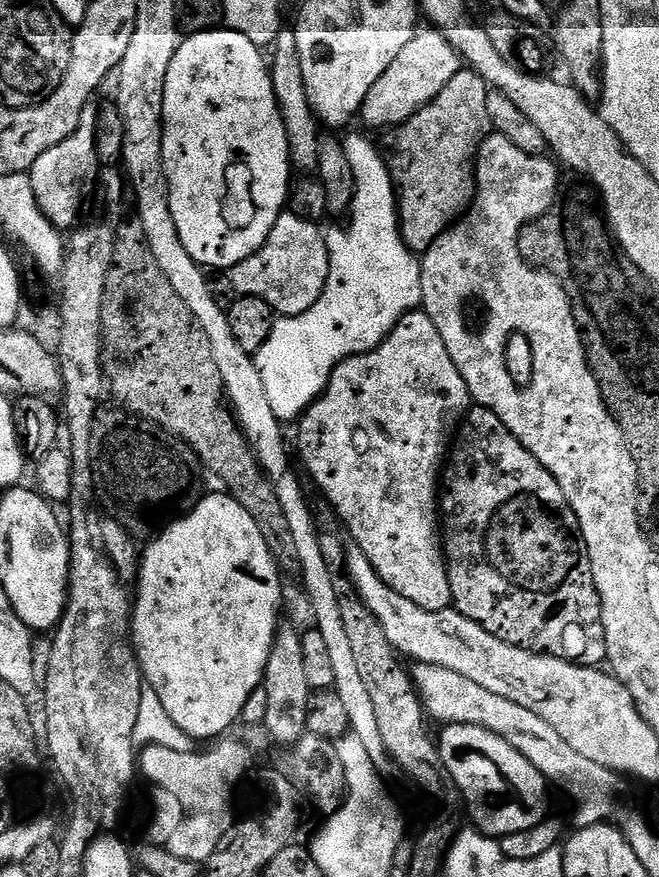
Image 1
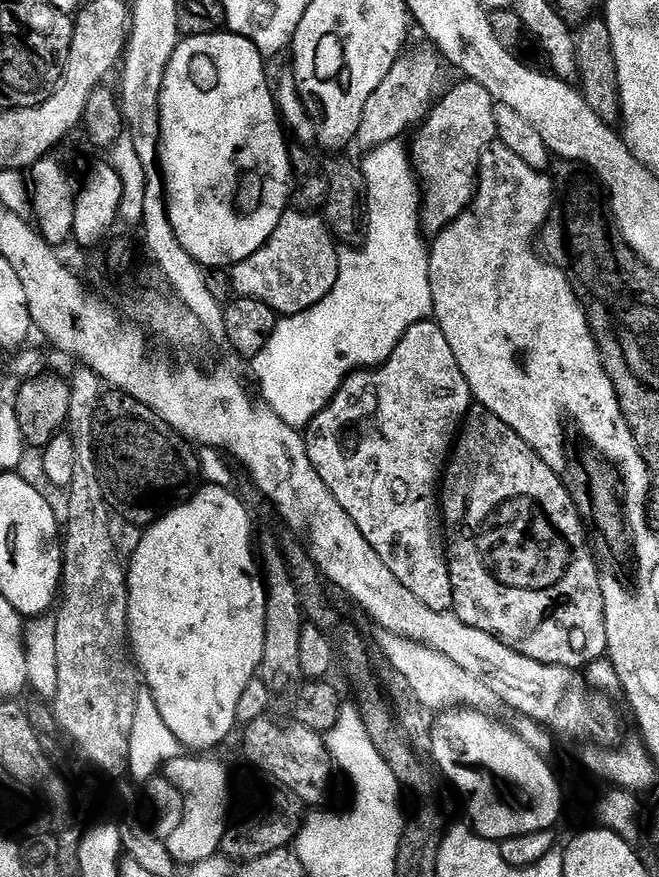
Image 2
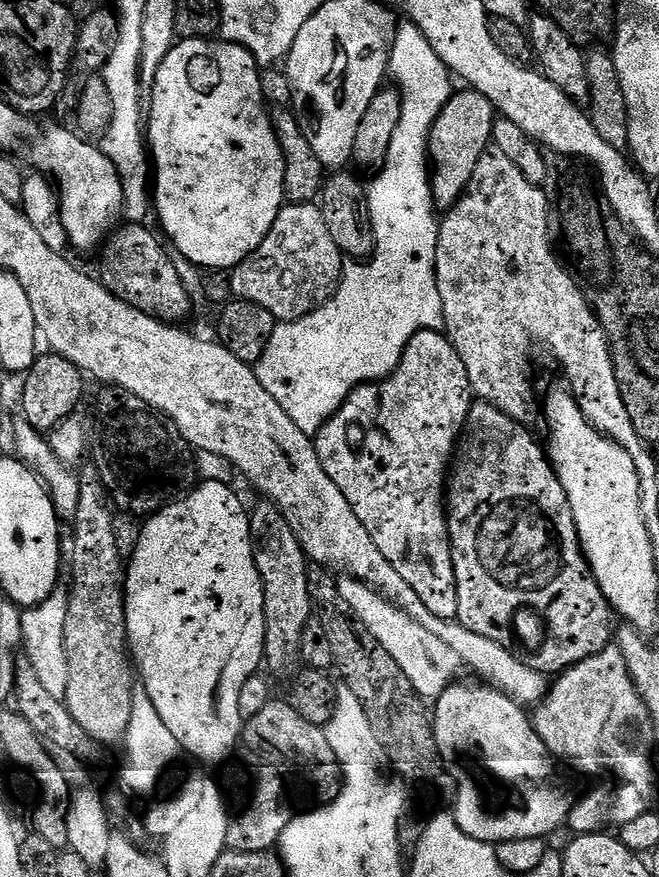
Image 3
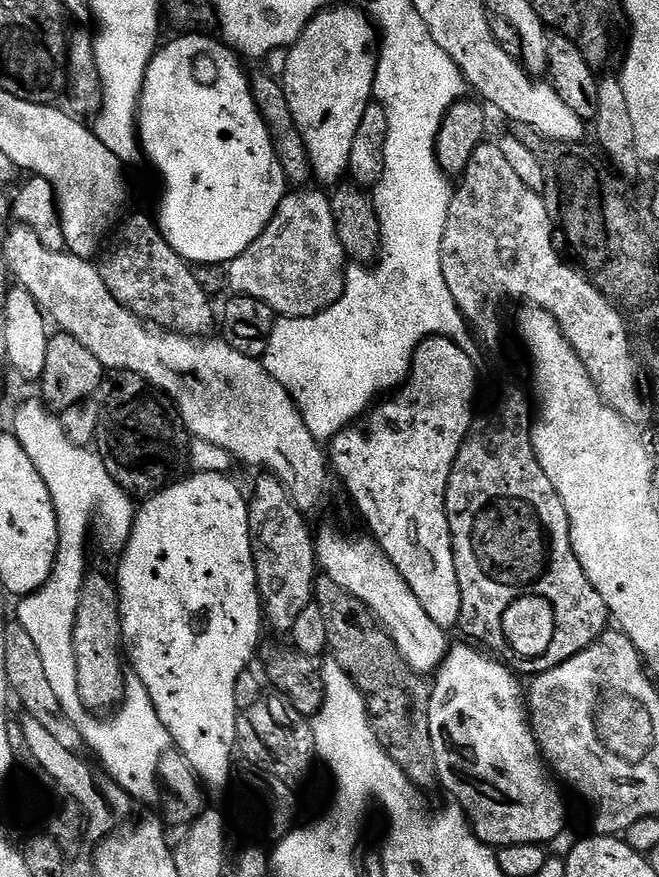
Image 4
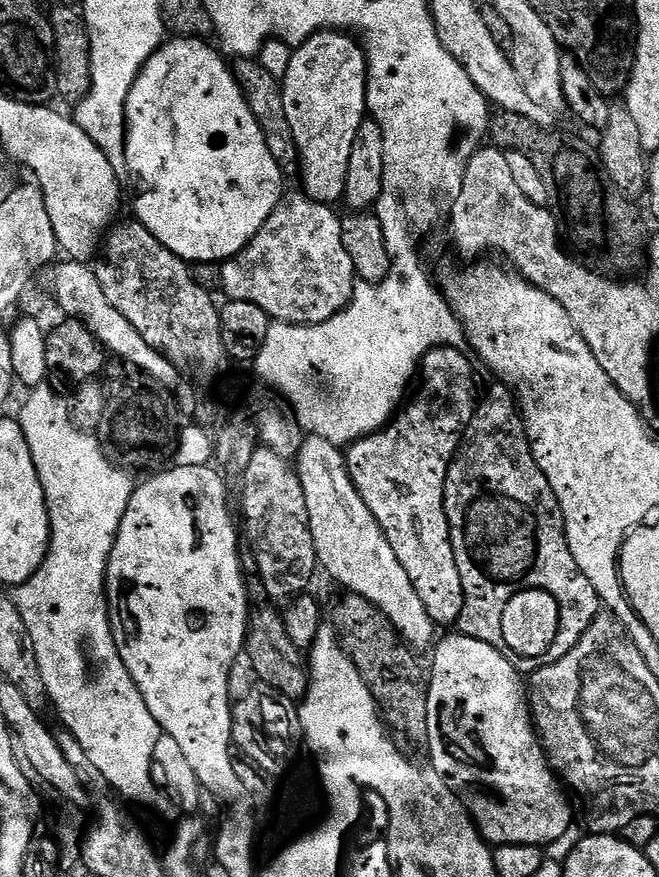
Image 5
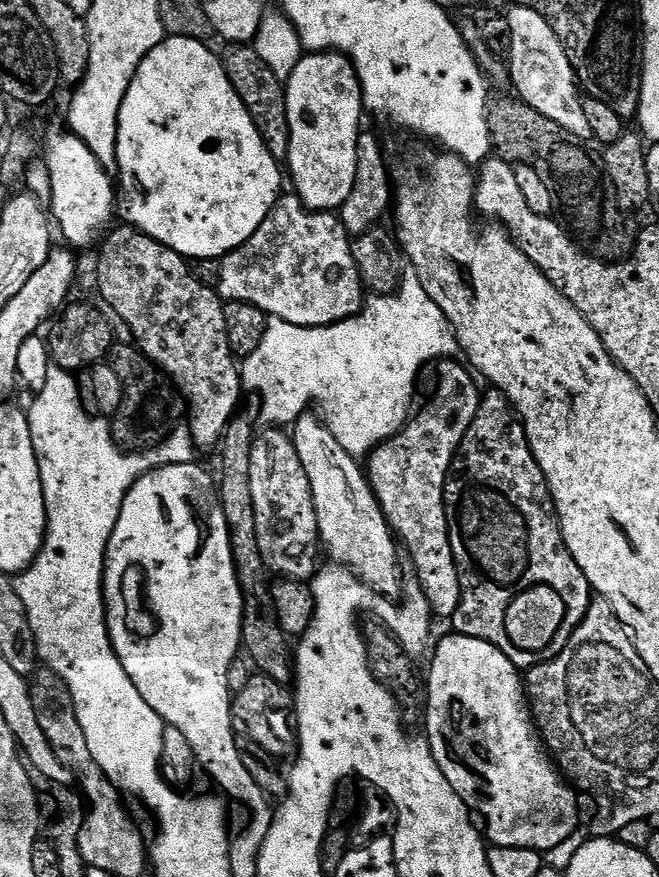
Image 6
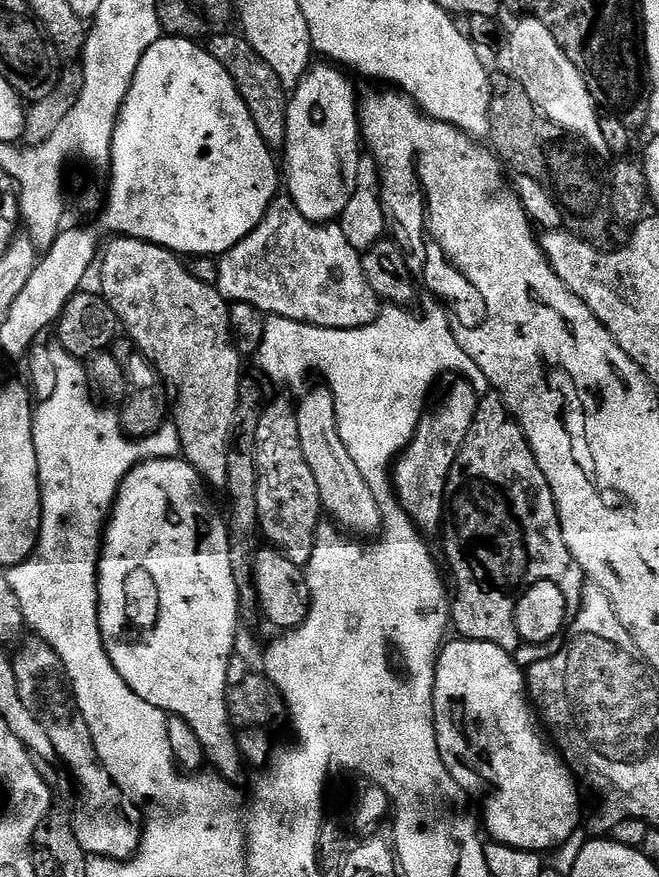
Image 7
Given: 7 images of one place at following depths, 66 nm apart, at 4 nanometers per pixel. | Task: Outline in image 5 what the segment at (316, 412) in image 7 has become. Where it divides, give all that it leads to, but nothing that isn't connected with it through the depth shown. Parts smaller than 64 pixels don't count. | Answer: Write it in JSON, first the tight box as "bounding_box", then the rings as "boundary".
{"bounding_box":[298,434,438,650],"boundary":[[[315,434],[309,435],[300,446],[298,453],[298,471],[302,490],[306,494],[306,514],[310,514],[310,534],[314,534],[314,550],[321,569],[324,568],[349,593],[358,595],[377,608],[400,633],[401,637],[413,649],[421,650],[428,643],[431,645],[437,639],[438,625],[426,614],[426,606],[422,606],[422,598],[418,590],[414,590],[414,582],[410,582],[410,574],[398,562],[398,554],[394,554],[394,546],[386,538],[382,526],[374,518],[370,506],[362,500],[351,474],[348,472],[348,461],[345,453],[340,452],[341,445],[335,440],[328,440]]]}

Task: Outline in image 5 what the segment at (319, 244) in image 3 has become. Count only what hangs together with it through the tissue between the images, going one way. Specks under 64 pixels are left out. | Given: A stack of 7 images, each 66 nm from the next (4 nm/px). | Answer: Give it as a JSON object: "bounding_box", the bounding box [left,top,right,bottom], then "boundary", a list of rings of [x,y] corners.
{"bounding_box":[222,191,358,324],"boundary":[[[303,191],[290,192],[281,195],[278,206],[248,247],[223,261],[222,292],[228,300],[257,304],[273,321],[282,324],[321,324],[350,303],[358,277],[350,254],[346,254],[346,246],[342,246],[341,217],[335,216],[329,205],[311,200]]]}

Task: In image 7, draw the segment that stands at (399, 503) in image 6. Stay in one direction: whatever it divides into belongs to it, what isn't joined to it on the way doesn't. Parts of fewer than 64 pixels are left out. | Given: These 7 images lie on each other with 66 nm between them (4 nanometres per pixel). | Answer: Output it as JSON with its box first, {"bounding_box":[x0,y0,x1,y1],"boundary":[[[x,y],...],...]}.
{"bounding_box":[390,379,478,534],"boundary":[[[467,379],[453,380],[456,381],[446,385],[440,393],[437,391],[434,399],[425,407],[424,414],[420,417],[420,425],[412,435],[412,441],[400,453],[390,472],[396,499],[424,534],[441,531],[448,475],[470,430],[478,403],[478,395],[476,396],[475,390],[468,385],[471,383]]]}

